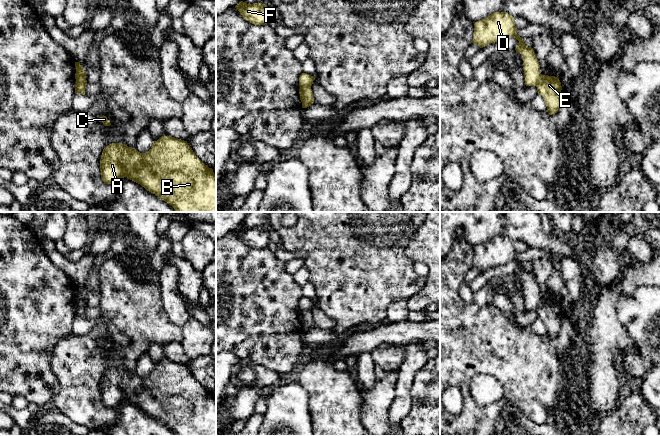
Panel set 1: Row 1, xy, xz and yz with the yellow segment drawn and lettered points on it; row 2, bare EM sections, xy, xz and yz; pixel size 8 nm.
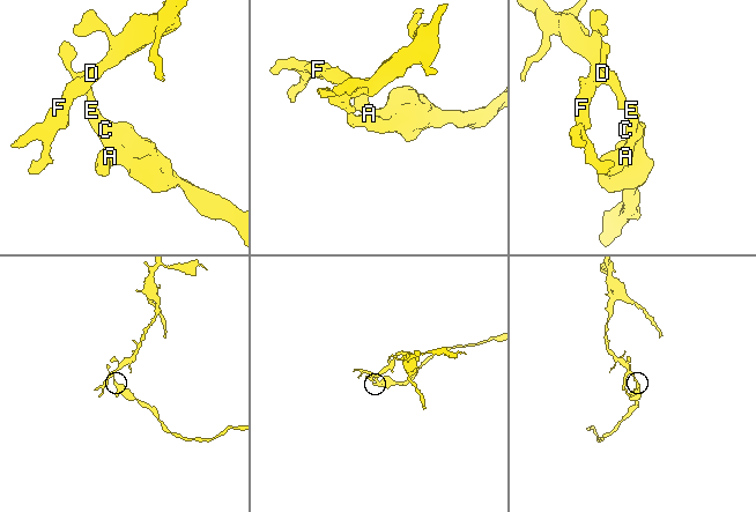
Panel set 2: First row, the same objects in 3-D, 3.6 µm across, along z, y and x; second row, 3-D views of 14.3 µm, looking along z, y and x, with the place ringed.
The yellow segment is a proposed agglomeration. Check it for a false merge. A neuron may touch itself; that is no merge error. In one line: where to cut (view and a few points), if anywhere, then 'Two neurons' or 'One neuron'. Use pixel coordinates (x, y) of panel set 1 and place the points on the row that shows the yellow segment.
Split along xz (300, 86), (310, 87). Two neurons

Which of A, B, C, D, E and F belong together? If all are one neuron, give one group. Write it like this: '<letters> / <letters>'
A B C E / D F

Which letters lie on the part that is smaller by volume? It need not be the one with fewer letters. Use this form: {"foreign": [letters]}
{"foreign": ["A", "B", "C", "E"]}

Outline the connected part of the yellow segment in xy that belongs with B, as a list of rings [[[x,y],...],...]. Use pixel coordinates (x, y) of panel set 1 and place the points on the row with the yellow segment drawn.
[[[161,136],[146,153],[121,143],[109,144],[103,149],[100,171],[104,184],[118,184],[127,177],[167,202],[176,212],[216,212],[216,175],[194,154],[187,141]]]

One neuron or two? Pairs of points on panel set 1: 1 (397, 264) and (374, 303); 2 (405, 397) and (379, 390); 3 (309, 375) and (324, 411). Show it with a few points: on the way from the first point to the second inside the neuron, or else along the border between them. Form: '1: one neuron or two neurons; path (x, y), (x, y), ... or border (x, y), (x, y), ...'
1: one neuron; path (387, 274), (374, 287), (374, 293)
2: two neurons; border (398, 372), (395, 396), (389, 408), (389, 417)
3: one neuron; path (318, 384), (324, 390), (324, 402)

